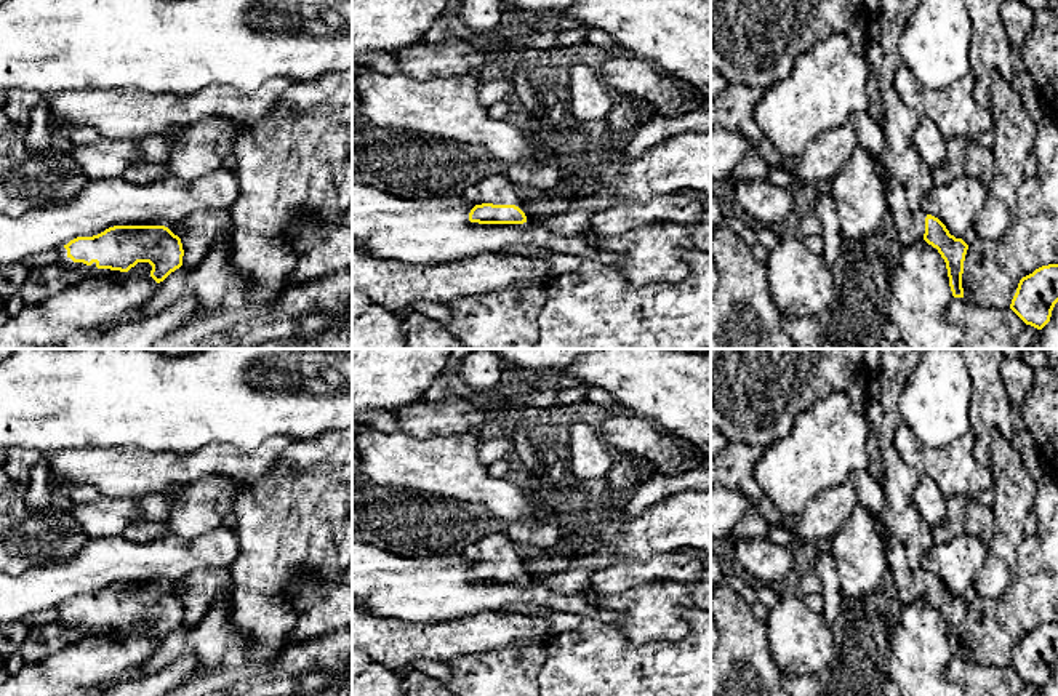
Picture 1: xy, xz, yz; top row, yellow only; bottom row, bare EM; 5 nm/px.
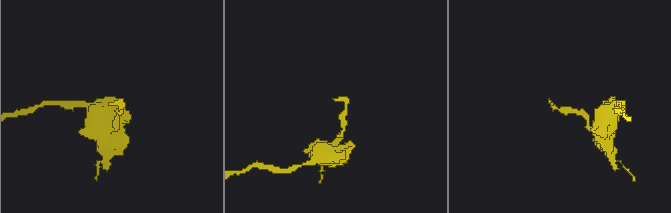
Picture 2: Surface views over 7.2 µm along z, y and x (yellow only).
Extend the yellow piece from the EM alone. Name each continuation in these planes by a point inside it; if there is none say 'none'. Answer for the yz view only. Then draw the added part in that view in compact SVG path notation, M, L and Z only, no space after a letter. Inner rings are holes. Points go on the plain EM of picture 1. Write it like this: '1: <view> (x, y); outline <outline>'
1: yz (909, 536); outline M882 349L880 355L880 397L884 418L877 427L877 442L885 472L885 507L877 514L888 539L888 571L895 578L903 603L924 597L925 576L920 562L933 546L932 526L917 514L911 491L919 474L909 467L893 446L895 432L904 424L898 408L898 397L909 376L919 366L927 349Z

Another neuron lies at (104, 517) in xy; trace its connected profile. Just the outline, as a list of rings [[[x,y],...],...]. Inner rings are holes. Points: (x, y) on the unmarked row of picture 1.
[[[176,485],[162,493],[126,498],[99,496],[85,504],[72,502],[69,510],[88,539],[118,536],[136,520],[163,523],[182,499],[184,488]]]

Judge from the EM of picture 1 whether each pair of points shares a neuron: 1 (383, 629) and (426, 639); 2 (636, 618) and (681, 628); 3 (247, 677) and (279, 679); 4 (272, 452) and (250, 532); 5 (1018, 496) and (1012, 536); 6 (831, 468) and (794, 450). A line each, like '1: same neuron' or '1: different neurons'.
1: same neuron
2: same neuron
3: same neuron
4: different neurons
5: same neuron
6: same neuron

